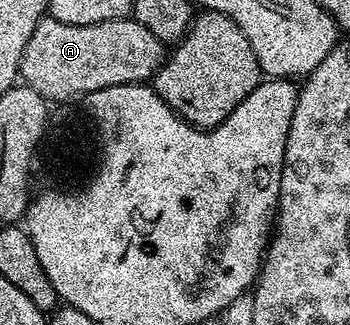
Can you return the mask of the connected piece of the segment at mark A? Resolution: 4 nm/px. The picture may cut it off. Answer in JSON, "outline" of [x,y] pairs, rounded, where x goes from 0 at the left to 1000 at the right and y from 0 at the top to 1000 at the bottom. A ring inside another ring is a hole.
{"outline":[[[129,49],[97,86],[97,105],[63,163],[54,237],[66,262],[103,277],[140,317],[194,320],[243,289],[266,289],[291,271],[326,271],[337,258],[403,258],[454,215],[474,175],[474,142],[446,120],[440,98],[406,86],[389,58],[369,49],[337,62],[303,62],[291,74],[177,74],[146,49]]]}

